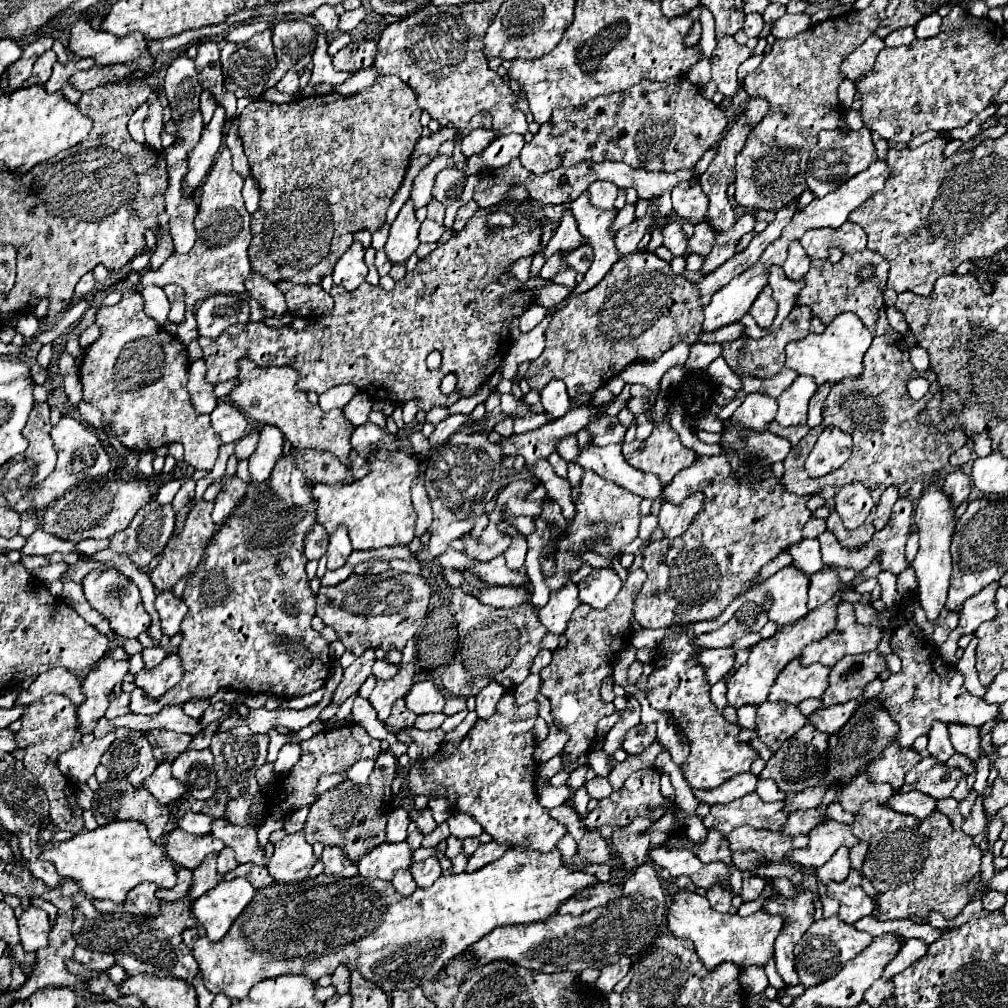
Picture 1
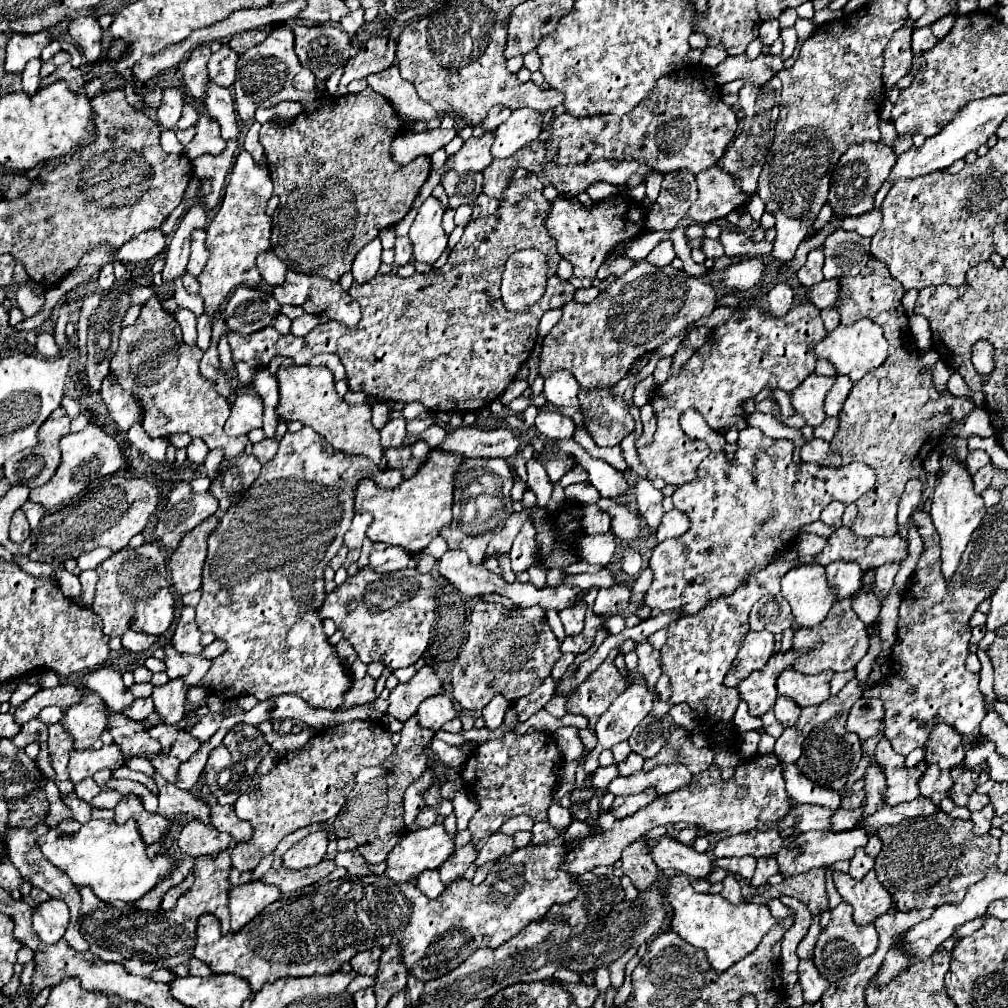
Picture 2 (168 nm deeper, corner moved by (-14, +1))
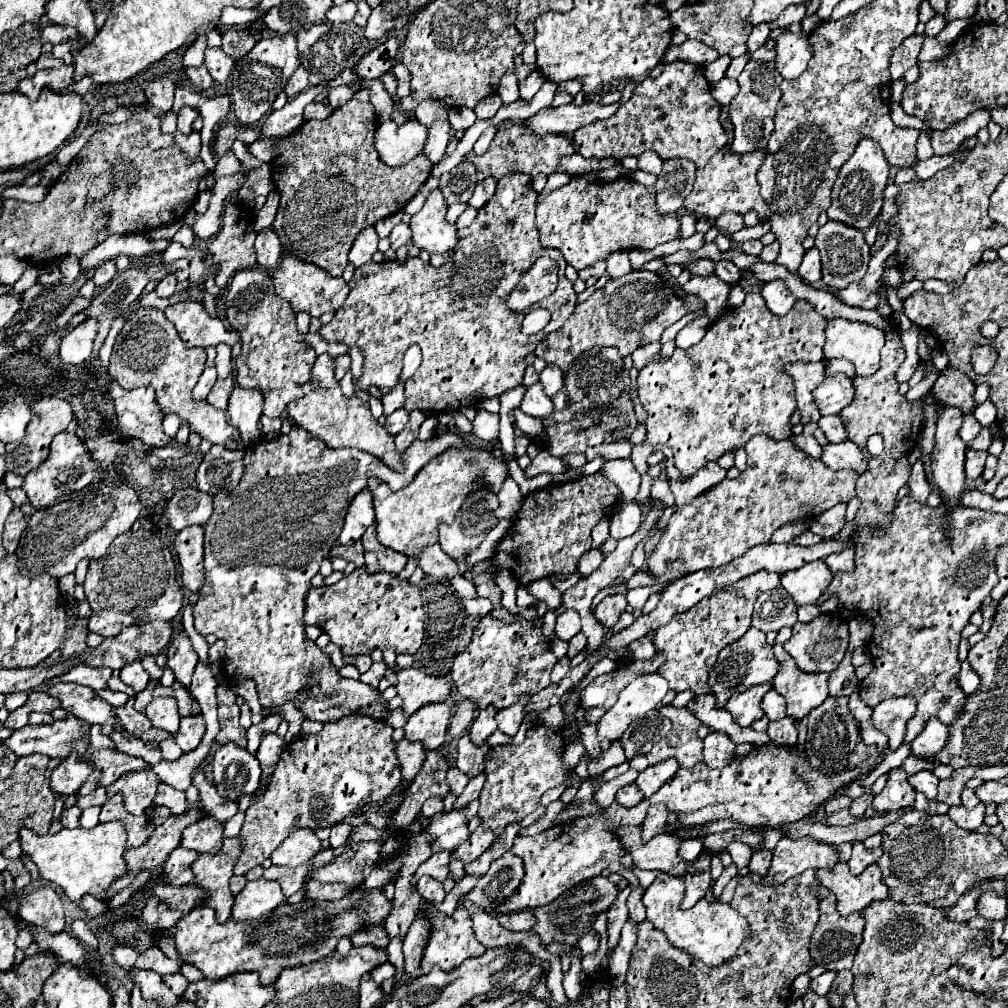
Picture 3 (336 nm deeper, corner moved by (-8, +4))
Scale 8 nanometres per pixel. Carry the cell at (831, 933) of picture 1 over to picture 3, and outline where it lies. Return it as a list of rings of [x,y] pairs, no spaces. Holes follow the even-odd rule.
[[[829,894],[819,902],[819,922],[815,926],[815,932],[811,936],[811,956],[817,964],[829,966],[829,970],[851,970],[853,956],[861,944],[861,934],[865,920],[861,914],[849,914],[841,916],[835,908],[835,896]]]

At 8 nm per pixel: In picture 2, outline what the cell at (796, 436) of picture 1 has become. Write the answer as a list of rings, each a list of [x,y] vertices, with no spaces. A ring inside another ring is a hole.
[[[827,417],[819,427],[813,429],[813,435],[825,441],[831,441],[831,437],[837,433],[837,427],[839,427],[839,421],[835,417]]]

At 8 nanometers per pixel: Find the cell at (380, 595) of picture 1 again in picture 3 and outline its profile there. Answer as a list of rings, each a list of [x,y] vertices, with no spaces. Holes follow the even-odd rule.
[[[357,568],[353,574],[341,578],[333,586],[311,586],[305,596],[305,622],[317,624],[323,632],[331,636],[331,642],[341,648],[345,656],[369,654],[371,648],[395,648],[397,654],[415,654],[425,638],[427,612],[421,602],[421,590],[411,586],[407,580],[399,580],[391,574],[369,574],[365,568]]]

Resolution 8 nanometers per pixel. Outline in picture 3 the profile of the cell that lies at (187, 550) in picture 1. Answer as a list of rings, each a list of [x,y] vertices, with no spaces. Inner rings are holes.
[[[189,526],[175,538],[175,550],[181,564],[181,580],[187,590],[197,592],[205,582],[203,570],[203,528]]]

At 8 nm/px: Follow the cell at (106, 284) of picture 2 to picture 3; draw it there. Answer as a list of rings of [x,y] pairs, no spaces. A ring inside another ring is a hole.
[[[107,260],[107,262],[103,262],[101,266],[97,266],[97,270],[93,272],[93,282],[95,282],[95,286],[103,286],[103,284],[107,284],[115,274],[117,274],[115,260]]]

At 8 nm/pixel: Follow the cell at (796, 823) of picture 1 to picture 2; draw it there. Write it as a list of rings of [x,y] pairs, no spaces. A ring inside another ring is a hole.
[[[837,809],[833,815],[831,815],[831,827],[833,831],[845,831],[845,829],[851,829],[859,823],[861,819],[861,813],[863,809],[853,809],[853,811],[847,811],[847,809]]]

